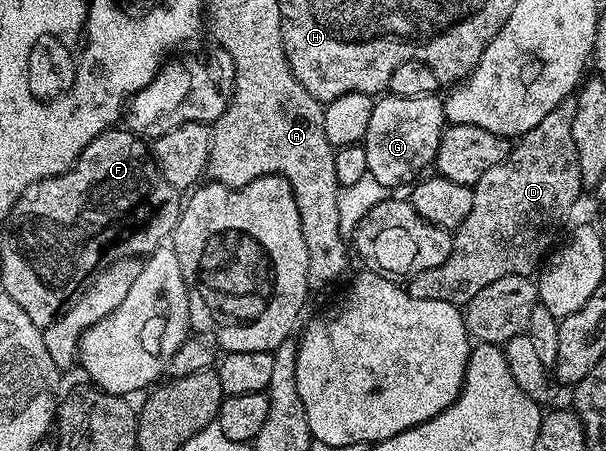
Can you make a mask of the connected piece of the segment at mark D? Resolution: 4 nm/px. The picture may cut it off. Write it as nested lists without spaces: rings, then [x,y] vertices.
[[[570,97],[561,100],[561,104],[557,104],[557,108],[553,108],[553,112],[549,112],[549,116],[545,116],[545,120],[541,120],[541,124],[534,126],[528,134],[522,135],[512,145],[511,154],[505,161],[501,164],[493,164],[493,168],[489,168],[489,172],[485,172],[485,176],[481,176],[481,180],[475,182],[473,187],[473,209],[469,211],[469,216],[465,216],[465,220],[459,225],[459,229],[454,231],[449,260],[445,260],[445,264],[441,264],[437,268],[429,268],[429,272],[417,272],[417,276],[413,276],[406,283],[407,293],[417,300],[445,300],[449,304],[463,308],[466,307],[469,300],[473,300],[473,296],[477,296],[477,292],[481,292],[481,288],[485,288],[485,284],[493,284],[493,280],[501,280],[501,276],[531,276],[540,269],[541,263],[548,257],[549,251],[552,249],[552,247],[550,248],[551,241],[558,236],[559,229],[562,228],[563,221],[567,218],[567,213],[574,208],[575,201],[579,198],[579,193],[584,193],[585,190],[581,180],[581,168],[577,164],[577,148],[573,144],[574,115],[575,98]]]

